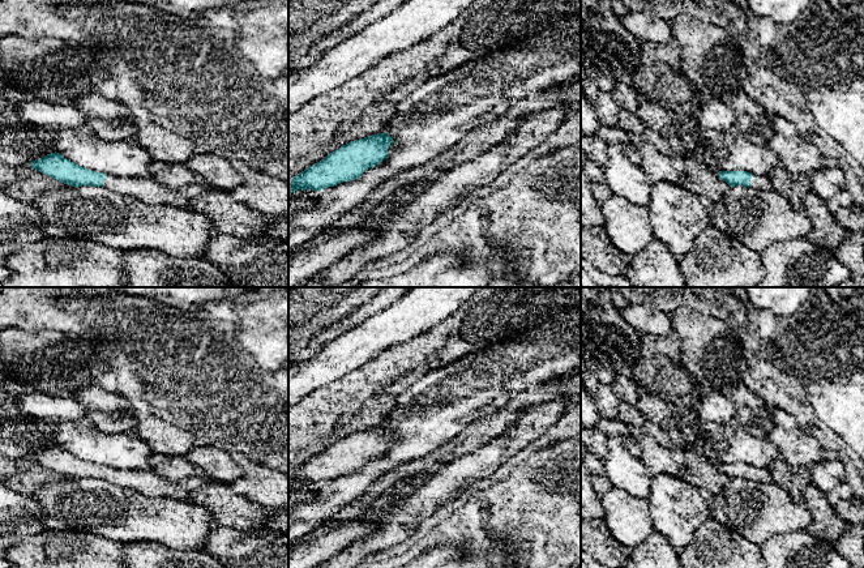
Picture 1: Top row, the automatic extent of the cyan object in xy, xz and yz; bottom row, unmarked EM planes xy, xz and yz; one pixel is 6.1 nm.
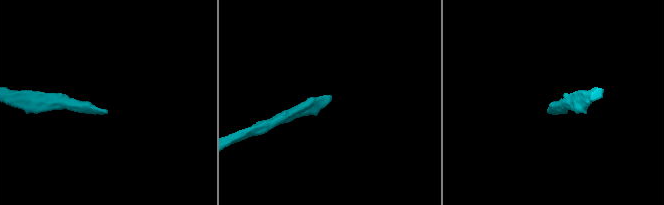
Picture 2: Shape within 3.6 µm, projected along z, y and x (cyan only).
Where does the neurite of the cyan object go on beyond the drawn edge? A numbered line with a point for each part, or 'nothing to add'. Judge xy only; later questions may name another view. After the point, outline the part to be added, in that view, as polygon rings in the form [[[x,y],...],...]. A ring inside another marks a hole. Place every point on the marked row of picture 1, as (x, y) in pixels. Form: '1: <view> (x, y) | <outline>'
1: xy (146, 189) | [[[106,174],[102,183],[116,193],[133,196],[150,205],[188,206],[198,195],[213,191],[210,185],[194,183],[171,189],[151,178],[114,176]]]

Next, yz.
1: yz (758, 182) | [[[753,175],[752,179],[749,180],[749,188],[754,189],[771,189],[771,183],[767,175]]]

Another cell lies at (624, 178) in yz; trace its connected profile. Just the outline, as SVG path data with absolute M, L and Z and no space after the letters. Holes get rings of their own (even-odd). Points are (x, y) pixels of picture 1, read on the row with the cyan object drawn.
M608 145L607 163L603 166L603 171L606 183L613 195L636 205L647 205L653 181L638 165L629 159L625 146Z

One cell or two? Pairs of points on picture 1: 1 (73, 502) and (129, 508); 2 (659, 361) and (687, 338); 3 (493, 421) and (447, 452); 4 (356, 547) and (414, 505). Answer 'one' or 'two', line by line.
1: one
2: two
3: one
4: one

